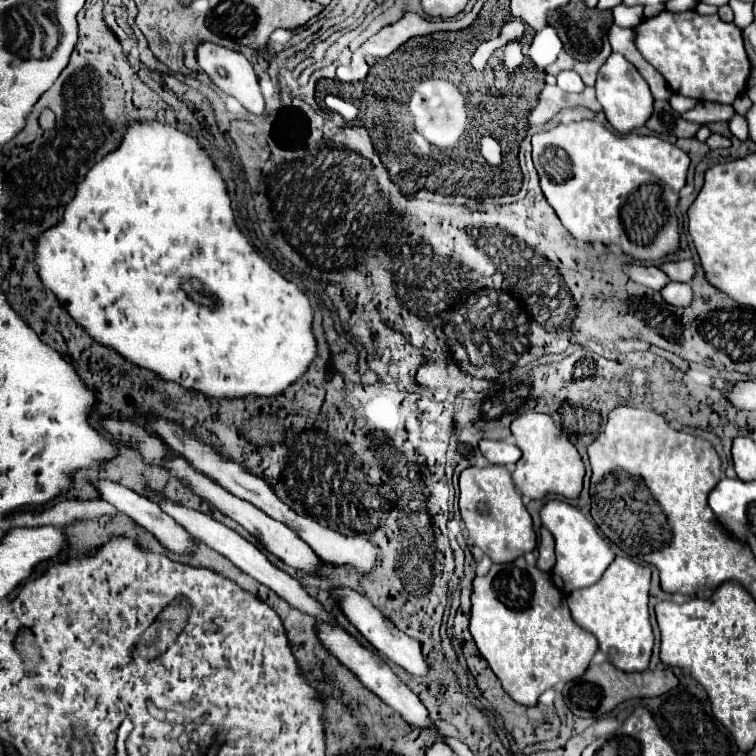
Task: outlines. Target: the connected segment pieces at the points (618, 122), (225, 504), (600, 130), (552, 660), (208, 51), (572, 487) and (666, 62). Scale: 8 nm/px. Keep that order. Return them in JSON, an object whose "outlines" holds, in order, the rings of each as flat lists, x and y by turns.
{"outlines":[[[613,53,605,65,599,69,597,75,597,99,603,105,603,111,607,115,607,121,613,125,619,133,629,133,633,129,639,129,647,123,647,119,653,115,653,95,649,91,647,81,637,73,637,69,619,53]],[[163,463,163,467,171,469,175,475,177,475,179,471,183,471,183,475,187,475,187,479,191,479,191,487,193,487,193,491,197,491,197,495,201,495,203,499,211,501,211,503,213,503,217,509,221,509,225,515,229,515,231,519,235,519,237,523,241,523,249,533,253,533,253,535,255,535,273,555,277,555,285,565,295,567,295,569,301,569,301,571,305,571,305,573,313,573,313,571,319,569,319,559,317,559,315,551,313,551,295,531,291,531,289,527,285,527,281,521,271,519,267,513,263,513,259,507,251,505,249,501,243,501,243,499,231,495,229,491,225,491,221,485,217,485,217,483,211,481,209,477,197,473,193,467,187,467,187,463,175,463,175,467,171,467,171,463]],[[579,121,535,133,533,163,541,179,543,195,575,239,585,243,619,245,629,257,649,263,661,261,679,251,679,223,675,207,679,201,677,193,685,185,689,167,689,157,679,147,655,135,619,135,597,121]],[[523,557,515,559,513,563,493,565,487,575,473,579,469,629,479,653,489,663,503,689,509,693,513,701,527,707,533,707,537,703,537,697,545,689,551,689,557,683,567,683,583,675,591,657,597,651,597,639,571,619,565,595,555,587,551,575,533,565,527,565]],[[207,41,207,43,199,45,199,49,197,49,197,61,199,61,199,67,213,79,213,83,221,91,225,91,227,95,233,95,235,99,239,99,249,113,261,115,265,111,265,99,261,95,257,75,253,71,253,65,247,61,247,57,243,53,231,51,227,47,221,47,221,45,215,45,215,43]],[[543,413,519,415,511,423,511,433,517,441,517,447,523,453,513,471,513,481,519,493,529,495,531,499,543,499,551,493,567,499,579,497,583,487,583,477,585,477,583,461,575,445,569,441,567,433,559,431,555,423,549,419,549,415,543,415]],[[661,11,657,17,635,25,635,47,663,75,671,91,699,101,733,103,745,91,749,77,749,59,743,47,741,29,725,23,717,15,699,15,697,11]]]}

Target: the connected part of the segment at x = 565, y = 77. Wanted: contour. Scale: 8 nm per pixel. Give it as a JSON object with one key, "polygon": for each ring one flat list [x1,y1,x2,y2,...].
{"polygon":[[571,69,561,71,561,73,557,75,557,85,559,85,563,91,567,91,567,93,581,93,581,91,585,89,585,83,581,81,581,77,579,77,575,71,571,71]]}

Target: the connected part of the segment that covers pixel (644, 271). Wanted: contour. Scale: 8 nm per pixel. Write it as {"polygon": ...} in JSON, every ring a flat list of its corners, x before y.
{"polygon":[[631,265,629,267,629,277,653,291,661,291,671,279,655,265]]}

